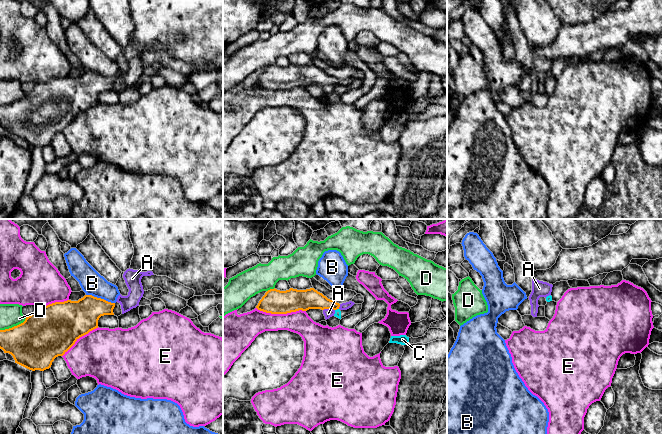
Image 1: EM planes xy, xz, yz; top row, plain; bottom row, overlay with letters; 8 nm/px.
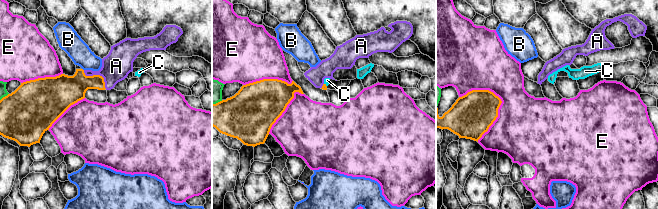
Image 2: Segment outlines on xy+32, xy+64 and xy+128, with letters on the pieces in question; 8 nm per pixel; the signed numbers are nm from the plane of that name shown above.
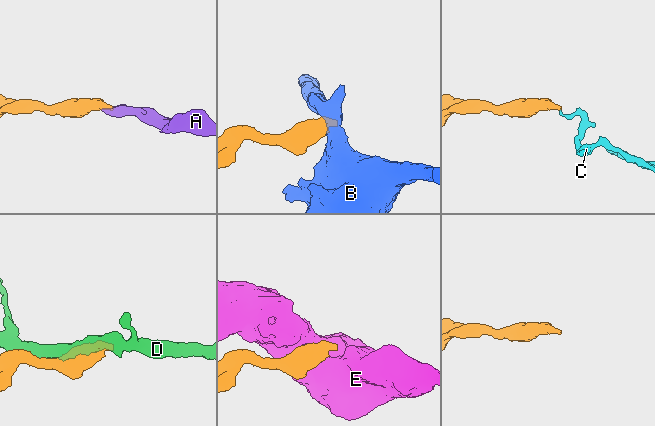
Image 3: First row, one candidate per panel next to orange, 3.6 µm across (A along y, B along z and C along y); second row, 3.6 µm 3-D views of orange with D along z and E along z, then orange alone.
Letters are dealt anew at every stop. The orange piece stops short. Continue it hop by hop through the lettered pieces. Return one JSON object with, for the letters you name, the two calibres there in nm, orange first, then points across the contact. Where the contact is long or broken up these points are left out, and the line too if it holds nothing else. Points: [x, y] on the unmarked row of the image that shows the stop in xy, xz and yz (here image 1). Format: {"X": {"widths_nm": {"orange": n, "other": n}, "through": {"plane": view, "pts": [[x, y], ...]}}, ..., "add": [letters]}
{"A": {"widths_nm": {"orange": 160, "other": 70}, "through": {"plane": "xz", "pts": [[304, 76], [317, 76], [328, 84], [328, 89]]}}, "add": ["A"]}

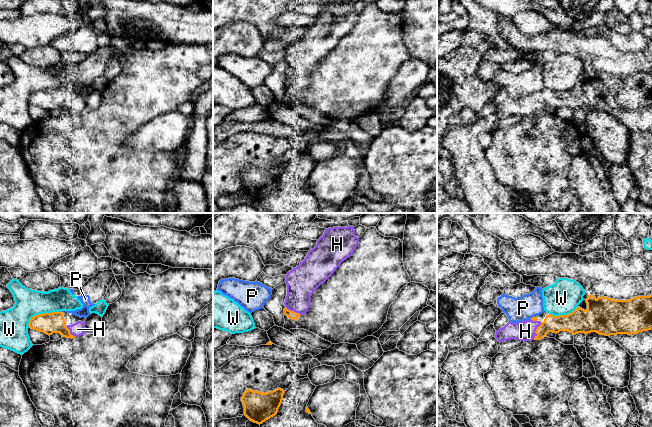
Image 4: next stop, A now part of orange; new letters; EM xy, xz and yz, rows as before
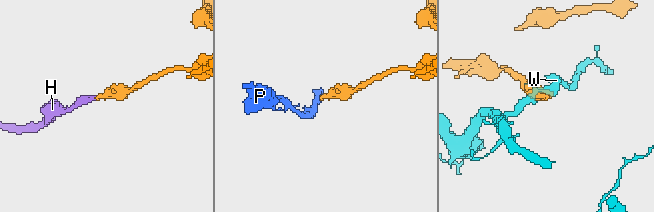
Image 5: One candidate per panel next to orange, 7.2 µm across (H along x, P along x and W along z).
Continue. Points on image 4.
{"H": {"widths_nm": {"orange": 140, "other": 160}}, "add": ["H"]}

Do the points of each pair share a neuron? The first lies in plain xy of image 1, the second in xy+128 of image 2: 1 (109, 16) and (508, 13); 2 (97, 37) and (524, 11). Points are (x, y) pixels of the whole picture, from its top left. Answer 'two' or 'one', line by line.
1: two
2: two

